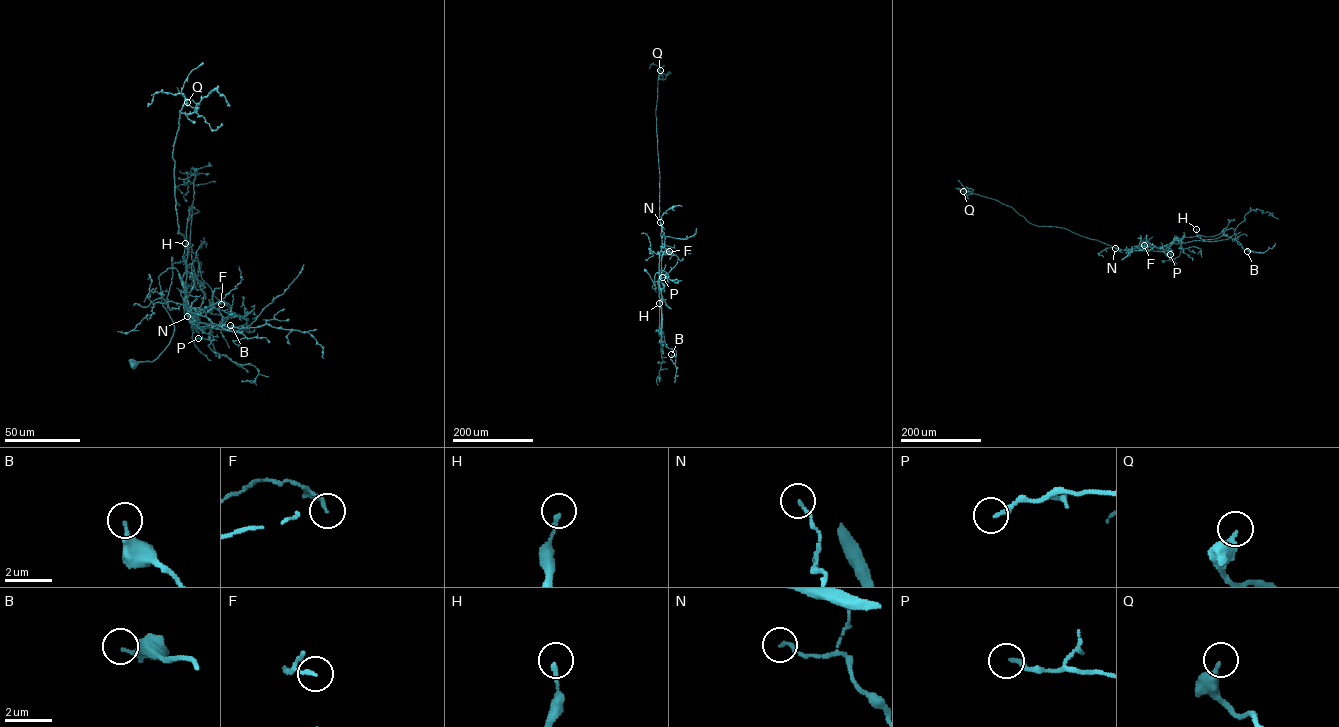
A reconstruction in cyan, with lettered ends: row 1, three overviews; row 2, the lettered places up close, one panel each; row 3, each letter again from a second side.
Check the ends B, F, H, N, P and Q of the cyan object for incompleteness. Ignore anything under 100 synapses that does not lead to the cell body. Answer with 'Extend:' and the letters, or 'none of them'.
Extend: none of them

